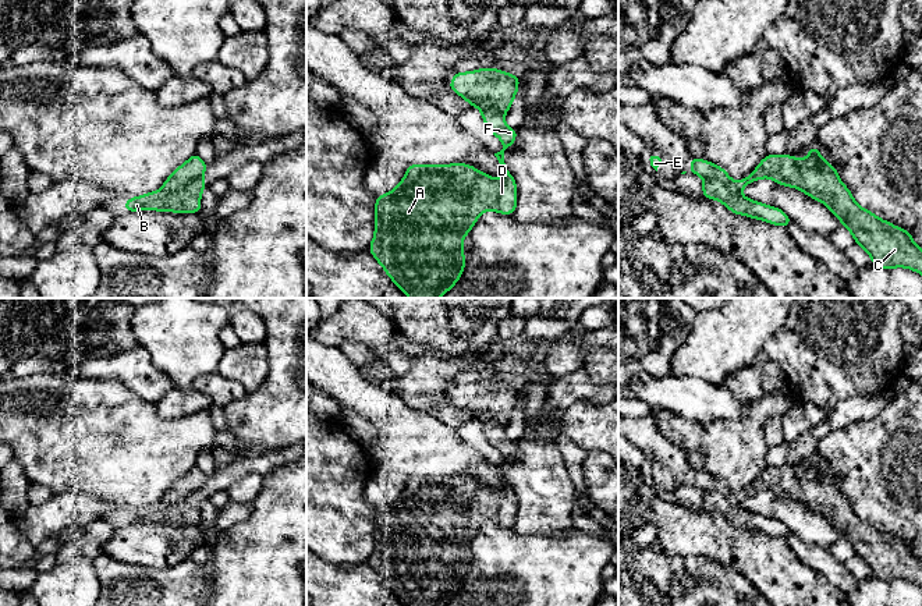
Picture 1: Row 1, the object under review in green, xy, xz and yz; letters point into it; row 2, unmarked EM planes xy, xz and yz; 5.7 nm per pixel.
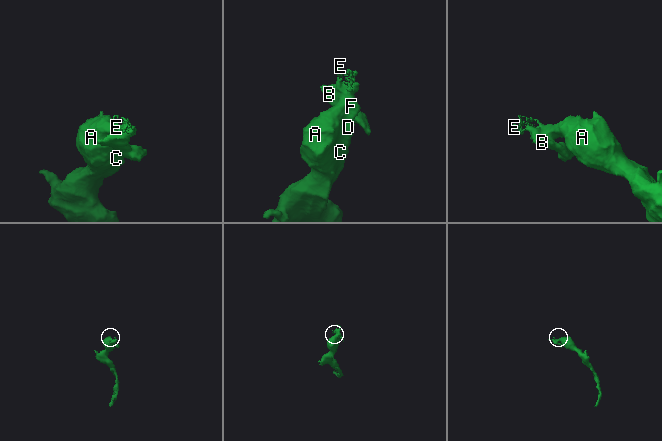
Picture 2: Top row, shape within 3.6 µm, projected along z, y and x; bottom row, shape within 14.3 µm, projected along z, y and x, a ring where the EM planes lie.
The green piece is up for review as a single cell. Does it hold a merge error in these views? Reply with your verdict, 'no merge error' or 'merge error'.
merge error

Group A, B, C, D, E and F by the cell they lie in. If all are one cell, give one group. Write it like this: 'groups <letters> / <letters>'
groups A C D E F / B

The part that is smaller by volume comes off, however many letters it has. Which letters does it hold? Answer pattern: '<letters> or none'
B

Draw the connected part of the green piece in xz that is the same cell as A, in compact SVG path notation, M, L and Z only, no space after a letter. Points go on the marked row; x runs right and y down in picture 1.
M480 100L478 109L486 128L503 141L503 149L494 153L504 167L503 178L493 178L464 163L409 164L403 181L391 192L375 198L375 237L369 252L409 298L440 298L453 288L467 263L462 238L485 210L501 215L515 212L517 184L504 163L504 150L513 146L517 130L508 128L504 114L489 102Z

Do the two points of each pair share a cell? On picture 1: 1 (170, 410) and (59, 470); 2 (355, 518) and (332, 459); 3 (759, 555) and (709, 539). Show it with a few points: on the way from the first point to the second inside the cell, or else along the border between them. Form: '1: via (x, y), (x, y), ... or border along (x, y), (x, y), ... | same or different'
1: border along (153, 404), (162, 418), (177, 420), (191, 414) | different
2: via (340, 503), (332, 495), (332, 474) | same
3: via (747, 548), (733, 535), (722, 537) | same

